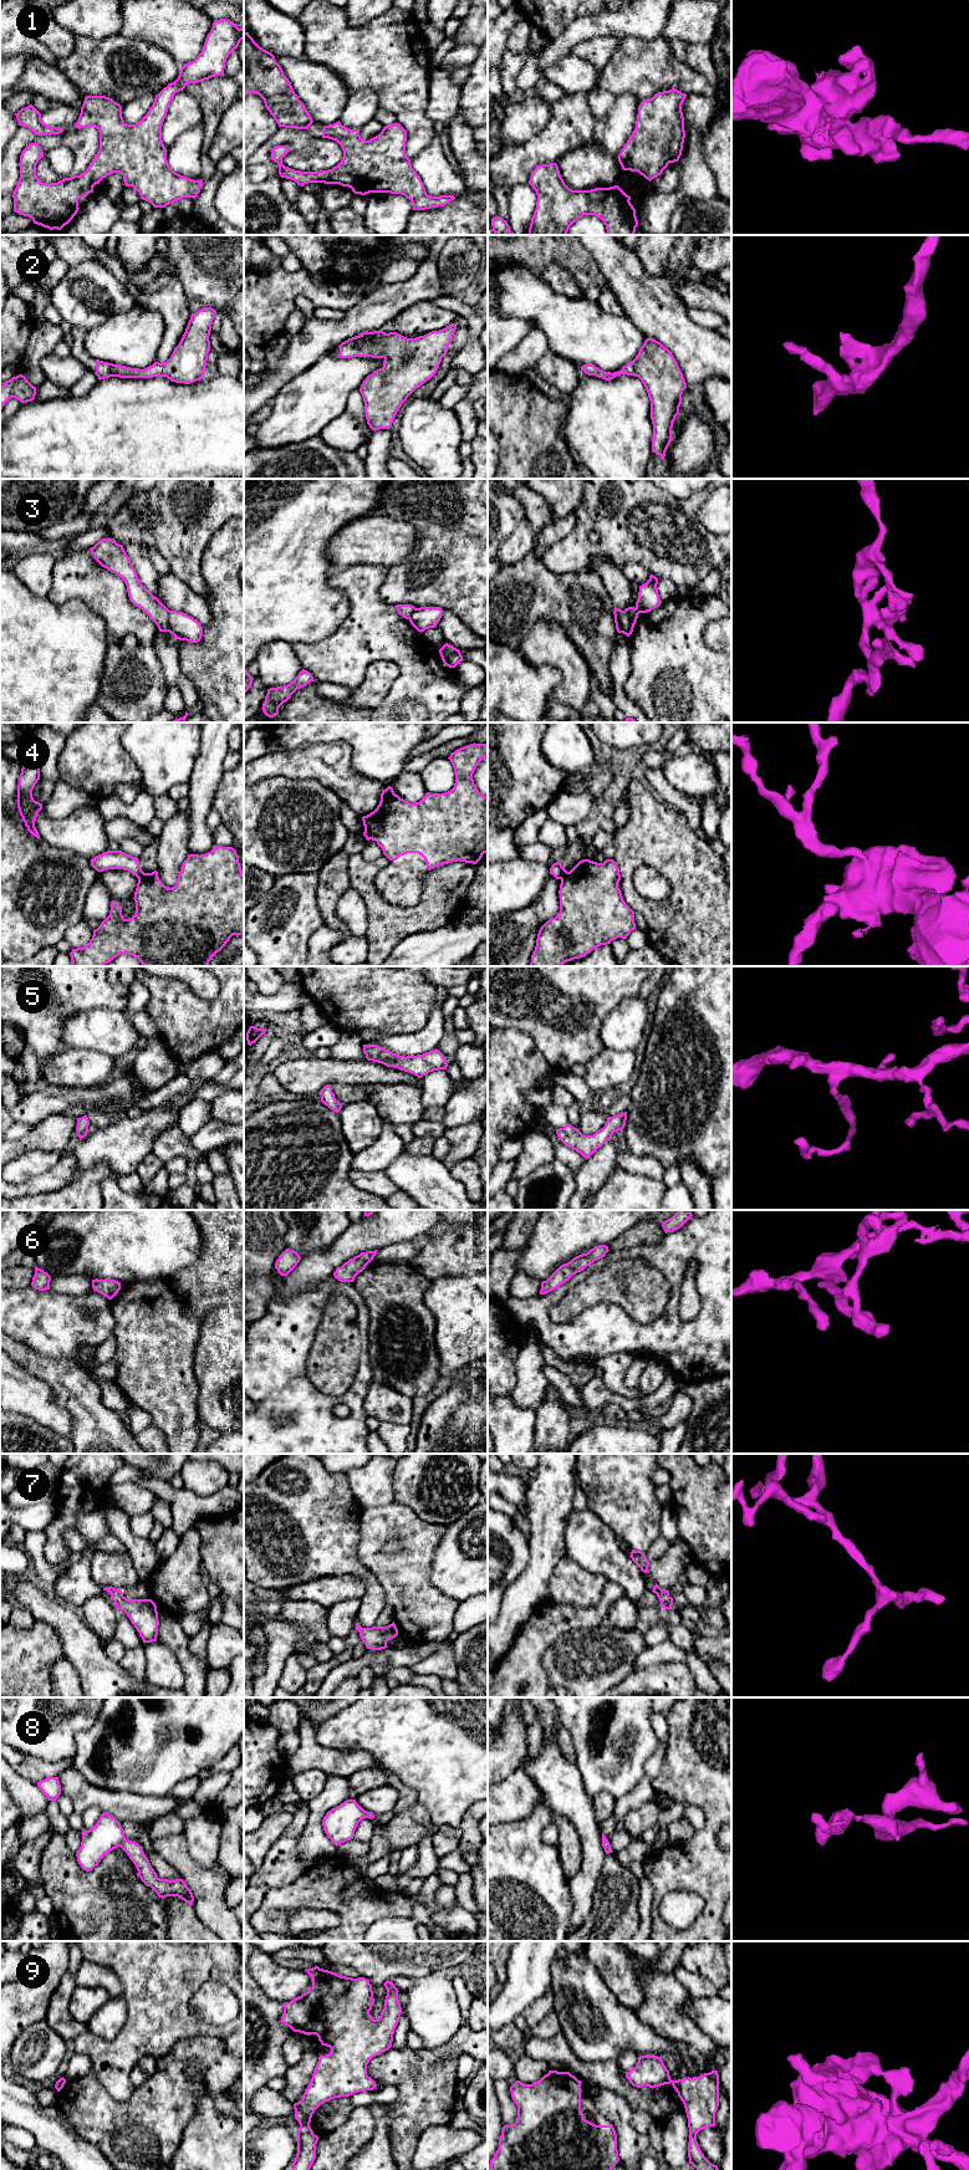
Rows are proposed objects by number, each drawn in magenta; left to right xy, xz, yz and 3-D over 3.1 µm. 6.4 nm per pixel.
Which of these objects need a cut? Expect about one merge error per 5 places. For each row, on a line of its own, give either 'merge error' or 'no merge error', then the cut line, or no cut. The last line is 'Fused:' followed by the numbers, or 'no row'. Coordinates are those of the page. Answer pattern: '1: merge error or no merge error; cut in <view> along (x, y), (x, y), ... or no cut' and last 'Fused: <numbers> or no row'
1: no merge error; no cut
2: no merge error; no cut
3: merge error; cut in yz along (623, 611), (620, 632)
4: merge error; cut in xz along (393, 792), (381, 800)
5: no merge error; no cut
6: no merge error; no cut
7: no merge error; no cut
8: no merge error; no cut
9: merge error; cut in xz along (300, 2124), (309, 2125)
Fused: 3, 4, 9

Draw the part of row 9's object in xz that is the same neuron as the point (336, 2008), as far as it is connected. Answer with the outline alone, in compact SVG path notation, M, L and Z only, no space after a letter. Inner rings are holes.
M318 1966L305 1971L310 1975L312 1986L301 1996L282 2003L281 2022L294 2032L316 2034L321 2044L330 2047L331 2052L318 2057L302 2099L294 2104L295 2119L300 2125L310 2125L312 2114L321 2104L358 2092L373 2090L377 2087L367 2075L367 2064L373 2057L392 2047L394 2029L402 2013L399 1991L392 1981L383 1983L387 1990L384 2008L374 2020L369 2015L374 1998L372 1985L367 1978L341 1976Z

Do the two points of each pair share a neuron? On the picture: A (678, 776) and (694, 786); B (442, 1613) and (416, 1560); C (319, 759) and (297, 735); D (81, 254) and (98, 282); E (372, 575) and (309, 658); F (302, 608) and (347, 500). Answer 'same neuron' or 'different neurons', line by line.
A: same neuron
B: same neuron
C: different neurons
D: different neurons
E: same neuron
F: same neuron

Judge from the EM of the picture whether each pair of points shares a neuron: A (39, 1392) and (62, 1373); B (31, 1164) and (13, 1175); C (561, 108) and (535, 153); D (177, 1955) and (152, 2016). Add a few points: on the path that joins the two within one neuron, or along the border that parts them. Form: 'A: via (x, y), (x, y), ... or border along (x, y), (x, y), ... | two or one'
A: border along (24, 1368), (40, 1378), (65, 1409) | two
B: via (26, 1167), (18, 1170) | one
C: via (561, 120), (561, 127), (546, 142) | one
D: via (172, 1970), (158, 1984), (158, 2001) | one

